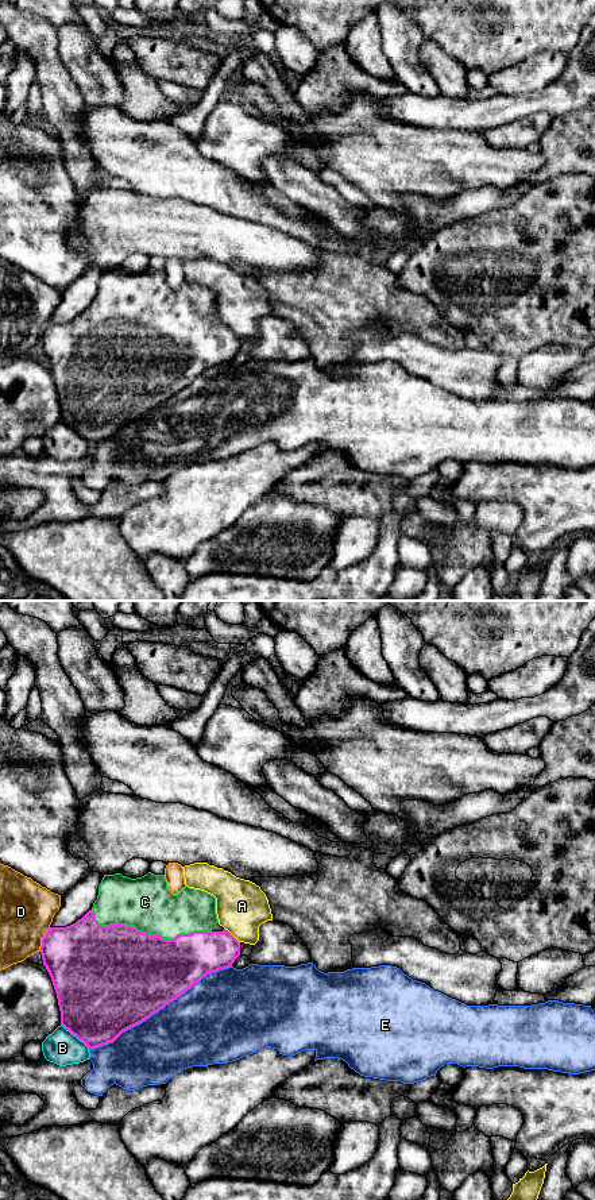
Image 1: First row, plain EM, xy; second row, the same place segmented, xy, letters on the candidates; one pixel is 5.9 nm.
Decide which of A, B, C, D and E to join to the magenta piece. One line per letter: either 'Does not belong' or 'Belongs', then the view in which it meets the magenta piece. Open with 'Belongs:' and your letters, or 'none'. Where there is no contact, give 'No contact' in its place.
Belongs: C
A: Does not belong. Touches magenta in xy
B: Does not belong. Touches magenta in xy
C: Belongs. Touches magenta in xy
D: Does not belong. Touches magenta in xy
E: Does not belong. Touches magenta in xy

